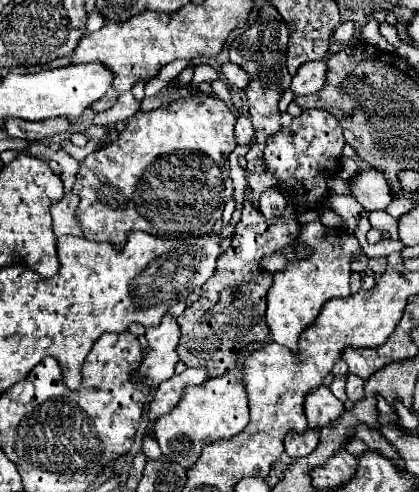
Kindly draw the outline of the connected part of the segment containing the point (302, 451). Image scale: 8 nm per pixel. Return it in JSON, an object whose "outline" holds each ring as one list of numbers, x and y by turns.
{"outline":[[306,430,304,434,290,434,284,442,284,452,290,458,300,458,300,456,308,456,312,454,312,450,316,450,320,442,320,432,318,430]]}

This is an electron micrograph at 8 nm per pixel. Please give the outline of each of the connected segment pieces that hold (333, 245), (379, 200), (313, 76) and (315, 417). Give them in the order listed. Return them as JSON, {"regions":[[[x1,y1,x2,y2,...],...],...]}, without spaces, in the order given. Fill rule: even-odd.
{"regions":[[[320,220,304,224,296,241,300,246,306,246,310,254,306,258,298,258,293,246,288,245,288,266,274,274,274,284,266,296,268,298,266,322,272,340,290,350,296,350,302,330,312,326,324,302,336,296,350,294,350,274,352,274,350,262,354,256,362,254,362,248,354,234,346,230,326,228,322,226]],[[374,168,358,170,354,178,348,180,350,194,364,206,364,210,384,210,390,202,390,188,382,173]],[[308,62,298,68,296,76,292,78,290,90,294,96,308,96,318,92,324,86,326,78,326,64,324,62]],[[320,386,314,394,308,394,304,406,310,428,330,426,344,414,344,404,326,386]]]}

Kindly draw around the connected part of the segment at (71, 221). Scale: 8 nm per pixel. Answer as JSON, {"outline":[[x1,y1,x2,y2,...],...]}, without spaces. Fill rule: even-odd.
{"outline":[[70,192,68,196,64,196,60,202,52,206,52,220,54,220,56,236,64,236,64,234,82,236,80,224,76,220,76,206,78,206,78,196,74,192]]}

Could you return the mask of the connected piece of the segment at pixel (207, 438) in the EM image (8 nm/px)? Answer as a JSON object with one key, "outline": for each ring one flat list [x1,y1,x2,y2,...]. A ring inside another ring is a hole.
{"outline":[[228,372,220,378,208,380,204,386,186,388,186,394,180,400,180,404,172,412,164,414,164,418,158,418,154,430,162,454,188,470,200,458,204,444,220,438,232,438,238,432,242,432,248,422,250,422,250,408,242,376,236,372]]}

